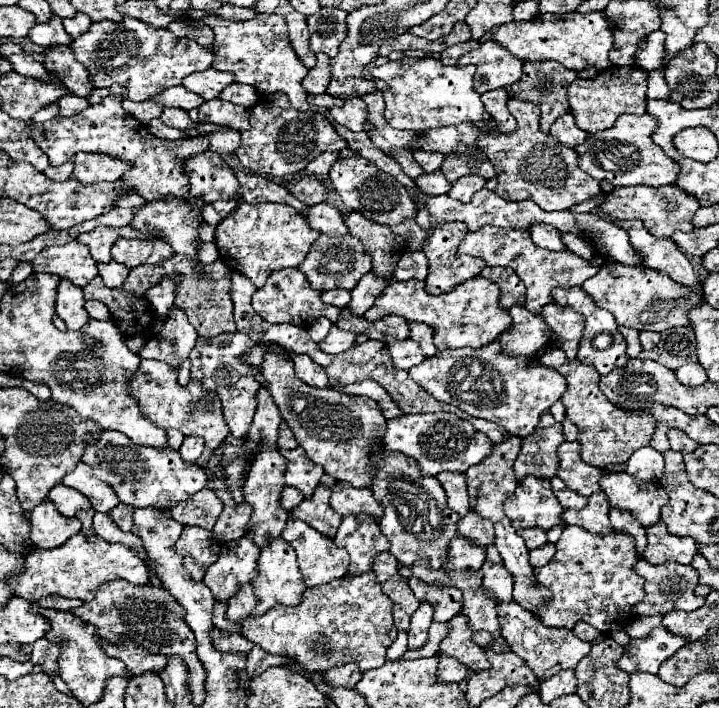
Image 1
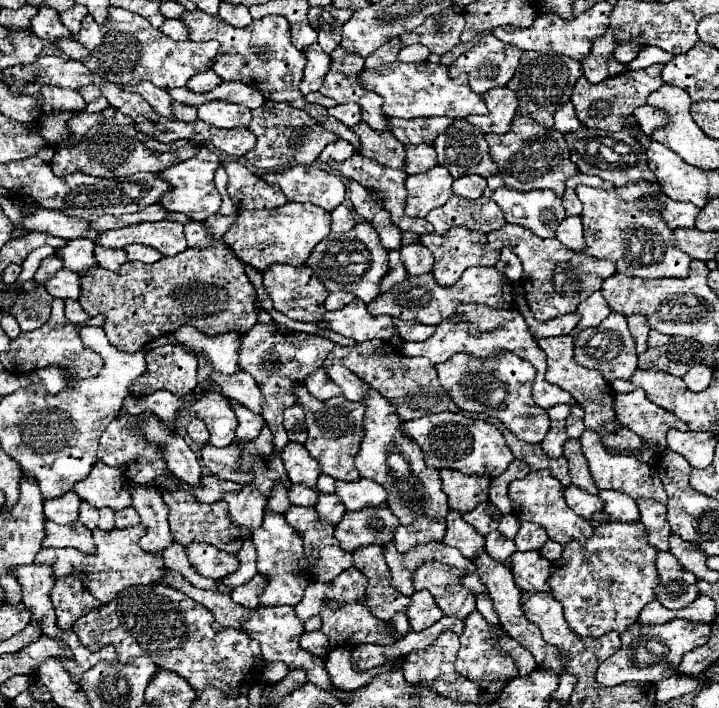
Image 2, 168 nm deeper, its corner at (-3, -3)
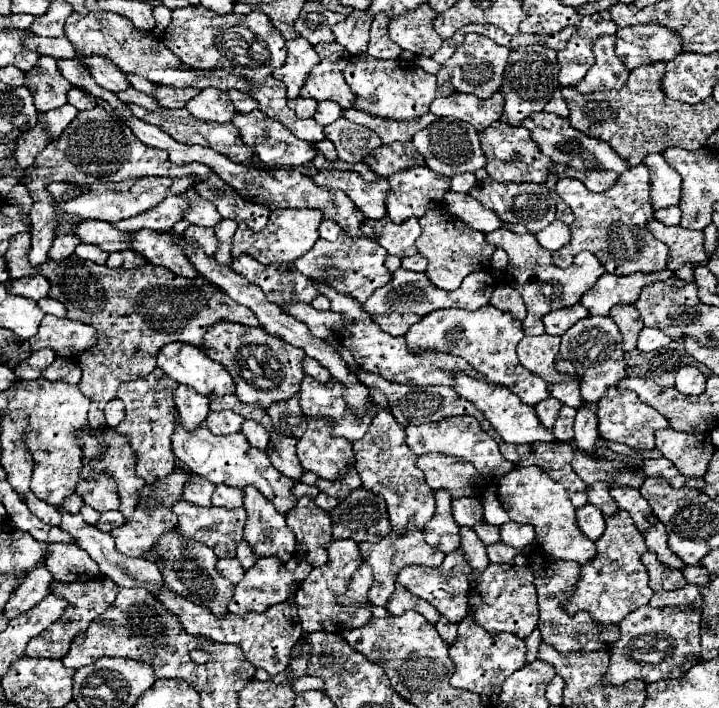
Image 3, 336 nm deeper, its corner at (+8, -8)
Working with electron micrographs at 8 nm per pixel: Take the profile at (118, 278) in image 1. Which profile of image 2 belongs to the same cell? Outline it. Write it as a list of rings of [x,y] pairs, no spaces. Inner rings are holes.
[[[95,247],[95,259],[97,265],[103,269],[109,269],[113,273],[117,273],[121,269],[121,265],[127,263],[127,255],[123,249],[103,249],[103,247]]]

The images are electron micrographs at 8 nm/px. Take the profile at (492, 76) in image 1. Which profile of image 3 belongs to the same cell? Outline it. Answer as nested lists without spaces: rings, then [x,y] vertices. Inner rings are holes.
[[[468,34],[464,38],[464,42],[456,48],[456,52],[452,54],[452,58],[448,58],[442,64],[442,68],[438,70],[436,78],[438,78],[440,84],[442,82],[450,82],[456,92],[474,94],[478,98],[490,98],[502,86],[502,76],[504,76],[508,54],[510,54],[510,48],[496,44],[490,38],[486,38],[486,36]]]

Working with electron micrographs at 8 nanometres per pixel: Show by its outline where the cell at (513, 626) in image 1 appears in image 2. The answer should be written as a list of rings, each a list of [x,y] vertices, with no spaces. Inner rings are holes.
[[[485,551],[479,553],[473,561],[475,561],[477,569],[479,569],[481,581],[483,581],[483,583],[487,585],[487,589],[489,589],[489,595],[491,595],[491,599],[493,599],[493,605],[495,605],[495,611],[497,611],[497,615],[499,615],[499,621],[501,621],[503,631],[505,631],[507,635],[511,635],[515,641],[519,641],[525,649],[529,649],[529,651],[533,653],[533,657],[535,657],[539,669],[547,669],[547,671],[553,671],[553,673],[557,673],[557,675],[563,675],[563,673],[565,673],[565,671],[563,671],[563,657],[559,659],[559,649],[555,649],[555,645],[547,645],[547,643],[543,641],[543,637],[541,637],[539,627],[537,627],[535,623],[531,623],[531,621],[525,619],[525,615],[523,615],[521,607],[519,607],[521,591],[517,589],[513,577],[511,577],[511,573],[509,573],[509,569],[503,567],[501,563],[493,561]]]

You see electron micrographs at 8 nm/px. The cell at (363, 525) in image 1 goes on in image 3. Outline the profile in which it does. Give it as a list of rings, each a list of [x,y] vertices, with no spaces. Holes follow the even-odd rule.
[[[356,488],[348,498],[340,500],[336,510],[330,512],[332,538],[352,538],[354,542],[380,542],[390,534],[388,512],[382,498],[376,498],[370,490]]]

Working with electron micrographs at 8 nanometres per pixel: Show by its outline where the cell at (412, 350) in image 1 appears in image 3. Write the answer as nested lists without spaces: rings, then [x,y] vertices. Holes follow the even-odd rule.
[[[482,306],[480,310],[464,310],[464,308],[446,308],[446,310],[434,310],[432,314],[424,316],[418,324],[410,326],[406,340],[412,350],[424,348],[424,350],[440,350],[454,356],[464,358],[474,370],[484,374],[490,382],[508,386],[516,396],[520,396],[522,402],[534,406],[540,400],[548,398],[550,392],[546,388],[546,382],[538,378],[536,374],[530,374],[526,368],[520,366],[516,356],[516,344],[524,338],[522,322],[518,322],[512,314],[502,312],[494,306]]]

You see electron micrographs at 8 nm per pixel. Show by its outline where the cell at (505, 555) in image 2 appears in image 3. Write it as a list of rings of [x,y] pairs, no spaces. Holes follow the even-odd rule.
[[[480,520],[480,524],[474,526],[474,532],[480,536],[480,540],[488,546],[494,542],[500,542],[500,534],[498,534],[498,526],[488,524],[486,520]]]

